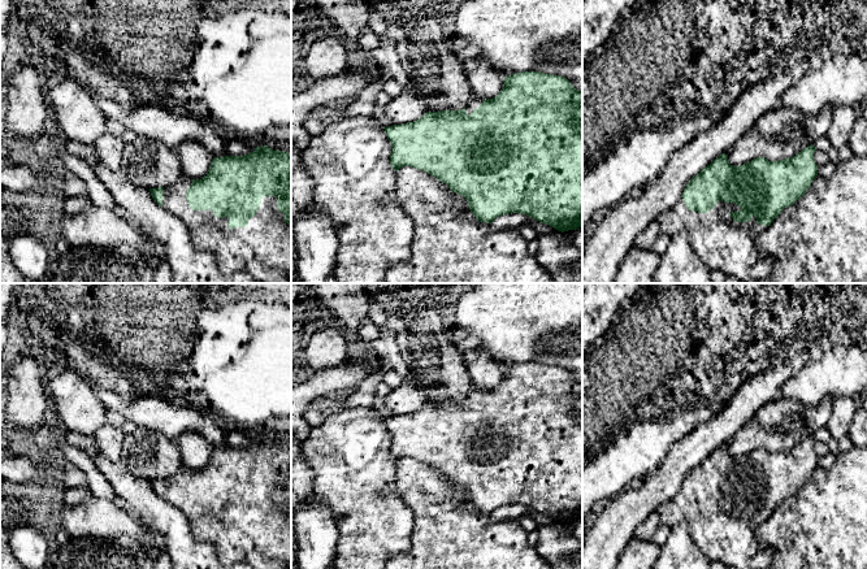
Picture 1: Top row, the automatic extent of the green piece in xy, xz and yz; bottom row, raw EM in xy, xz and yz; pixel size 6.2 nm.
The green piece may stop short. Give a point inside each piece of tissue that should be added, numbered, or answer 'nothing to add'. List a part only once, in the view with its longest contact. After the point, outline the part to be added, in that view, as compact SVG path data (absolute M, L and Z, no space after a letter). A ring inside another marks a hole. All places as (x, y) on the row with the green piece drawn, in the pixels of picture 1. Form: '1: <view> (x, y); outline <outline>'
nothing to add

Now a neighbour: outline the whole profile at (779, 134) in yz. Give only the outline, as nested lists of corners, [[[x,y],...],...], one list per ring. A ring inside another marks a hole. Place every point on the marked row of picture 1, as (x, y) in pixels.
[[[825,107],[818,114],[797,109],[772,109],[762,114],[725,155],[733,166],[757,157],[768,161],[790,158],[822,136],[832,125],[836,107]]]

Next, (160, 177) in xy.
[[[143,136],[125,144],[121,171],[146,188],[170,187],[183,177],[177,151]]]

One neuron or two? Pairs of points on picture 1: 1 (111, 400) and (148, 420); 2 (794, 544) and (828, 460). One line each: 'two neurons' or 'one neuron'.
1: one neuron
2: two neurons

